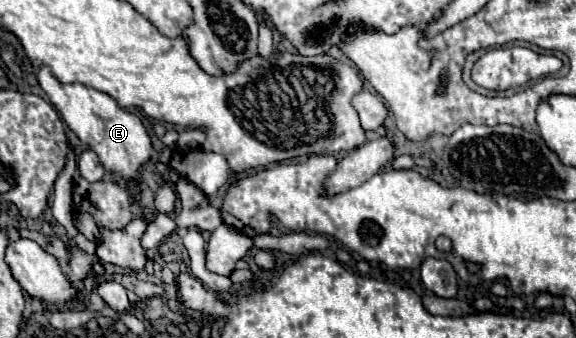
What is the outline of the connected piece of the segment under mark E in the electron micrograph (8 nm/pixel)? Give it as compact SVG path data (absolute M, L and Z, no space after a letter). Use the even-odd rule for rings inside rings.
M39 66L37 80L39 80L39 86L43 88L43 92L49 96L51 104L57 108L57 112L65 120L65 124L77 134L79 140L83 140L85 144L91 146L93 152L97 152L105 170L123 174L123 180L137 178L139 166L145 160L149 160L149 156L151 156L151 138L149 138L143 122L135 114L119 108L113 98L109 98L107 94L103 94L95 88L89 88L79 82L61 84L53 76L49 66Z

